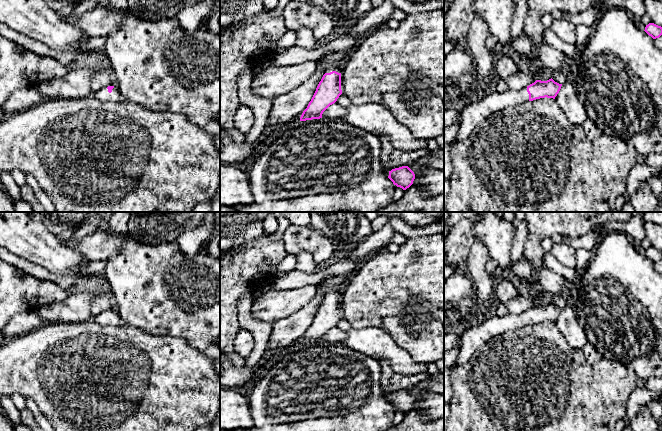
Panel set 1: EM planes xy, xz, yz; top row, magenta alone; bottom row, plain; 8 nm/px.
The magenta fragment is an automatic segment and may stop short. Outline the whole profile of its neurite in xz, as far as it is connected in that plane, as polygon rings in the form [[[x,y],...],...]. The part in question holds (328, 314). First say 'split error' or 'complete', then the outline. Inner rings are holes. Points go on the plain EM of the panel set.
split error; [[[327,290],[311,325],[300,341],[300,345],[322,342],[323,336],[337,325],[342,318],[342,292],[343,290]]]

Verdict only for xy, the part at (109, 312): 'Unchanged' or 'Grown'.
Grown

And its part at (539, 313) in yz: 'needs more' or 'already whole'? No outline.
needs more

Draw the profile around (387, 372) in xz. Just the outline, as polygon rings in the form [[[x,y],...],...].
[[[381,360],[379,361],[379,363],[382,370],[380,385],[384,393],[387,396],[389,396],[389,385],[390,385],[391,377],[394,374],[394,371],[391,368],[391,366],[388,364],[388,362]]]

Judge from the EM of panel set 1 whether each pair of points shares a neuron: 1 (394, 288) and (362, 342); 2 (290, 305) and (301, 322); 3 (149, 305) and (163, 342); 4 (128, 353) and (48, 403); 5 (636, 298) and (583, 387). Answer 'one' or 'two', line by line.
1: two
2: two
3: two
4: one
5: two

